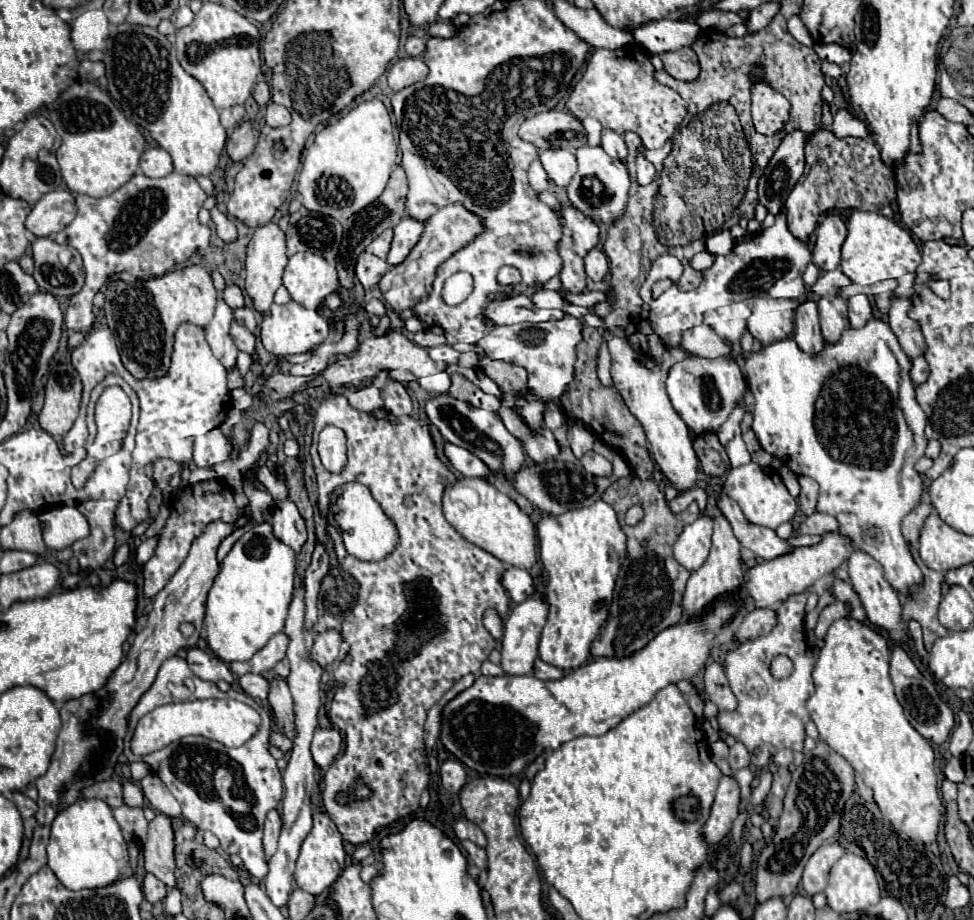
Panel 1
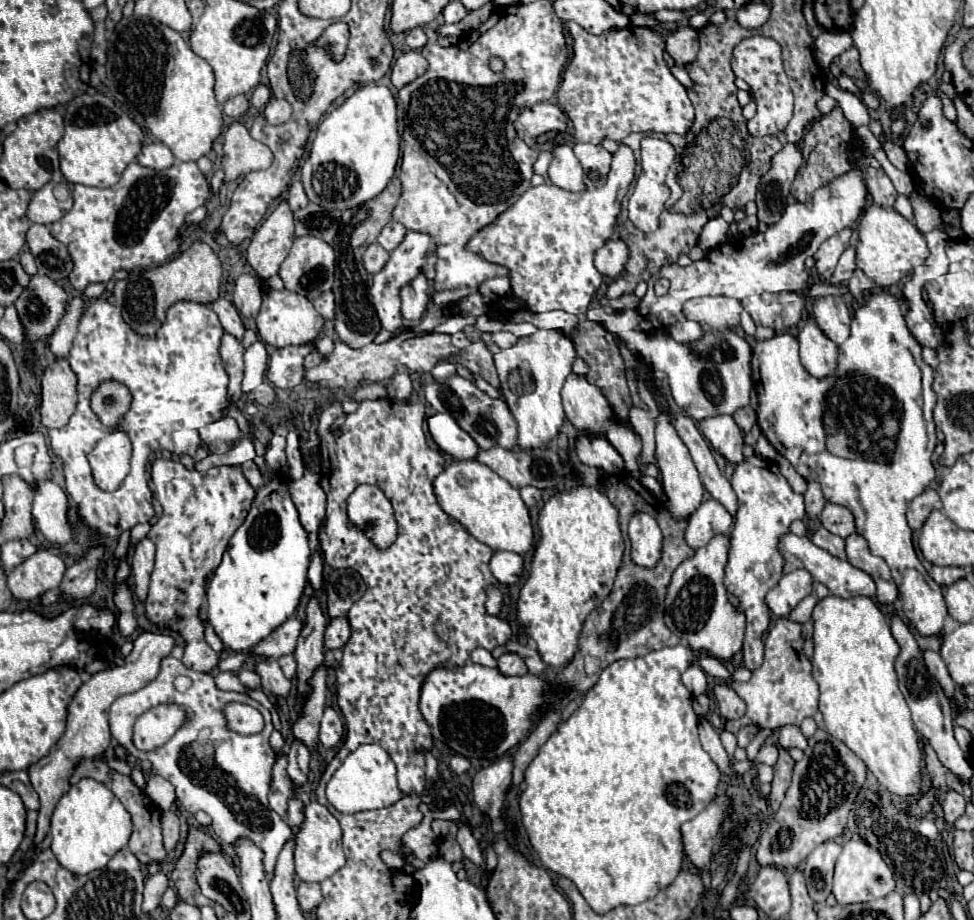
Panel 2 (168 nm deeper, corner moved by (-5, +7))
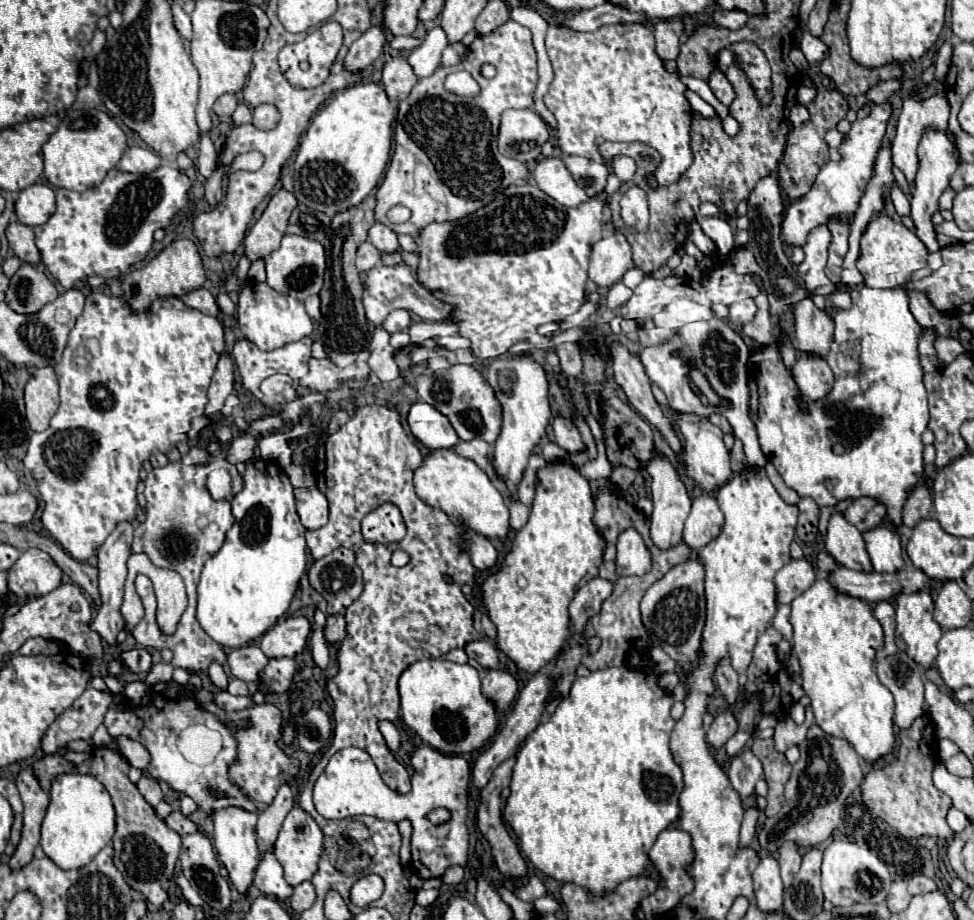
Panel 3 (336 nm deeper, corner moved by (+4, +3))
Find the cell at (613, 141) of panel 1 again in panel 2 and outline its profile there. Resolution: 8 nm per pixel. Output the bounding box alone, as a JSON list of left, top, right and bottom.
[470,142,634,316]

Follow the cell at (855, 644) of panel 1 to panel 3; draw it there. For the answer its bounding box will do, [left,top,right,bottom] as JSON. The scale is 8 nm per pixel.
[789,578,895,762]

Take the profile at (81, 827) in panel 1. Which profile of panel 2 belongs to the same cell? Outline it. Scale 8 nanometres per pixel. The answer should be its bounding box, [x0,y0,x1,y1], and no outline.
[52,778,132,876]

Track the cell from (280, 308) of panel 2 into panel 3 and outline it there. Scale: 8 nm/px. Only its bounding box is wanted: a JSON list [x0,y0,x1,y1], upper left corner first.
[237,282,313,350]

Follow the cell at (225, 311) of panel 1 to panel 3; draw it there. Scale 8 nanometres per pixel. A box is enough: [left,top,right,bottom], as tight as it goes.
[205,354,233,416]

